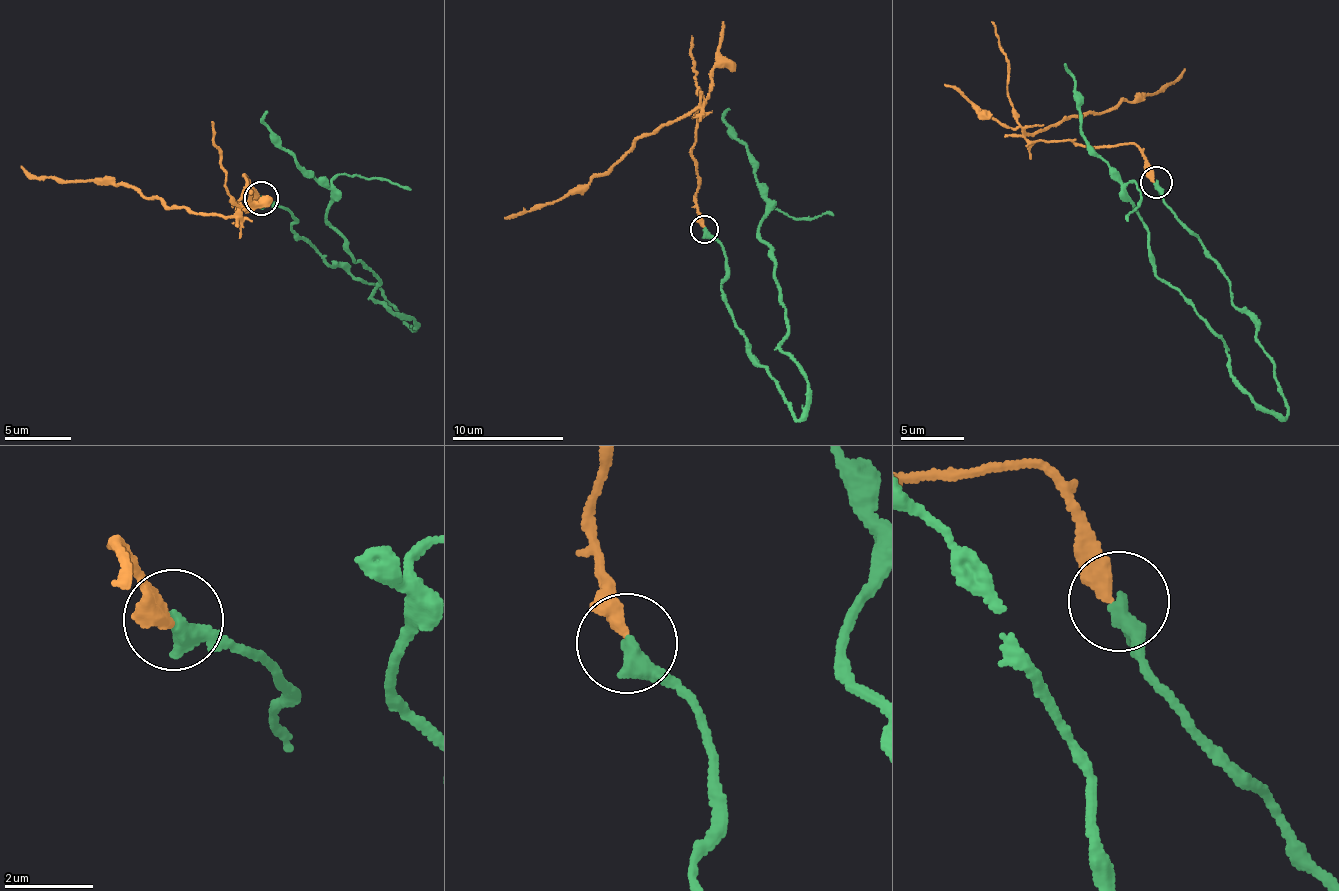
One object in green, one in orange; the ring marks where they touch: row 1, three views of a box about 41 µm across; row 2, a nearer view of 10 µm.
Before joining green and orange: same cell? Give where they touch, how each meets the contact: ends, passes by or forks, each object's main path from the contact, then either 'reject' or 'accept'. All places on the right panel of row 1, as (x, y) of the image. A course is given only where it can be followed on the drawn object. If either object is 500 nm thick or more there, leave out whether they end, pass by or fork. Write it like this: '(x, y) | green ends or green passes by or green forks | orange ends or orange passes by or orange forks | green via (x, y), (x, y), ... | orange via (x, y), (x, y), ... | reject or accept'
(1156, 182) | green ends | orange ends | green via (1157, 181), (1256, 329), (1283, 416), (1247, 397), (1226, 341), (1155, 271), (1131, 198), (1080, 129), (1064, 63) | orange via (1154, 181), (1133, 143), (1077, 145), (1032, 140), (1030, 132), (1101, 113), (1141, 92), (1155, 95), (1186, 69) | reject

